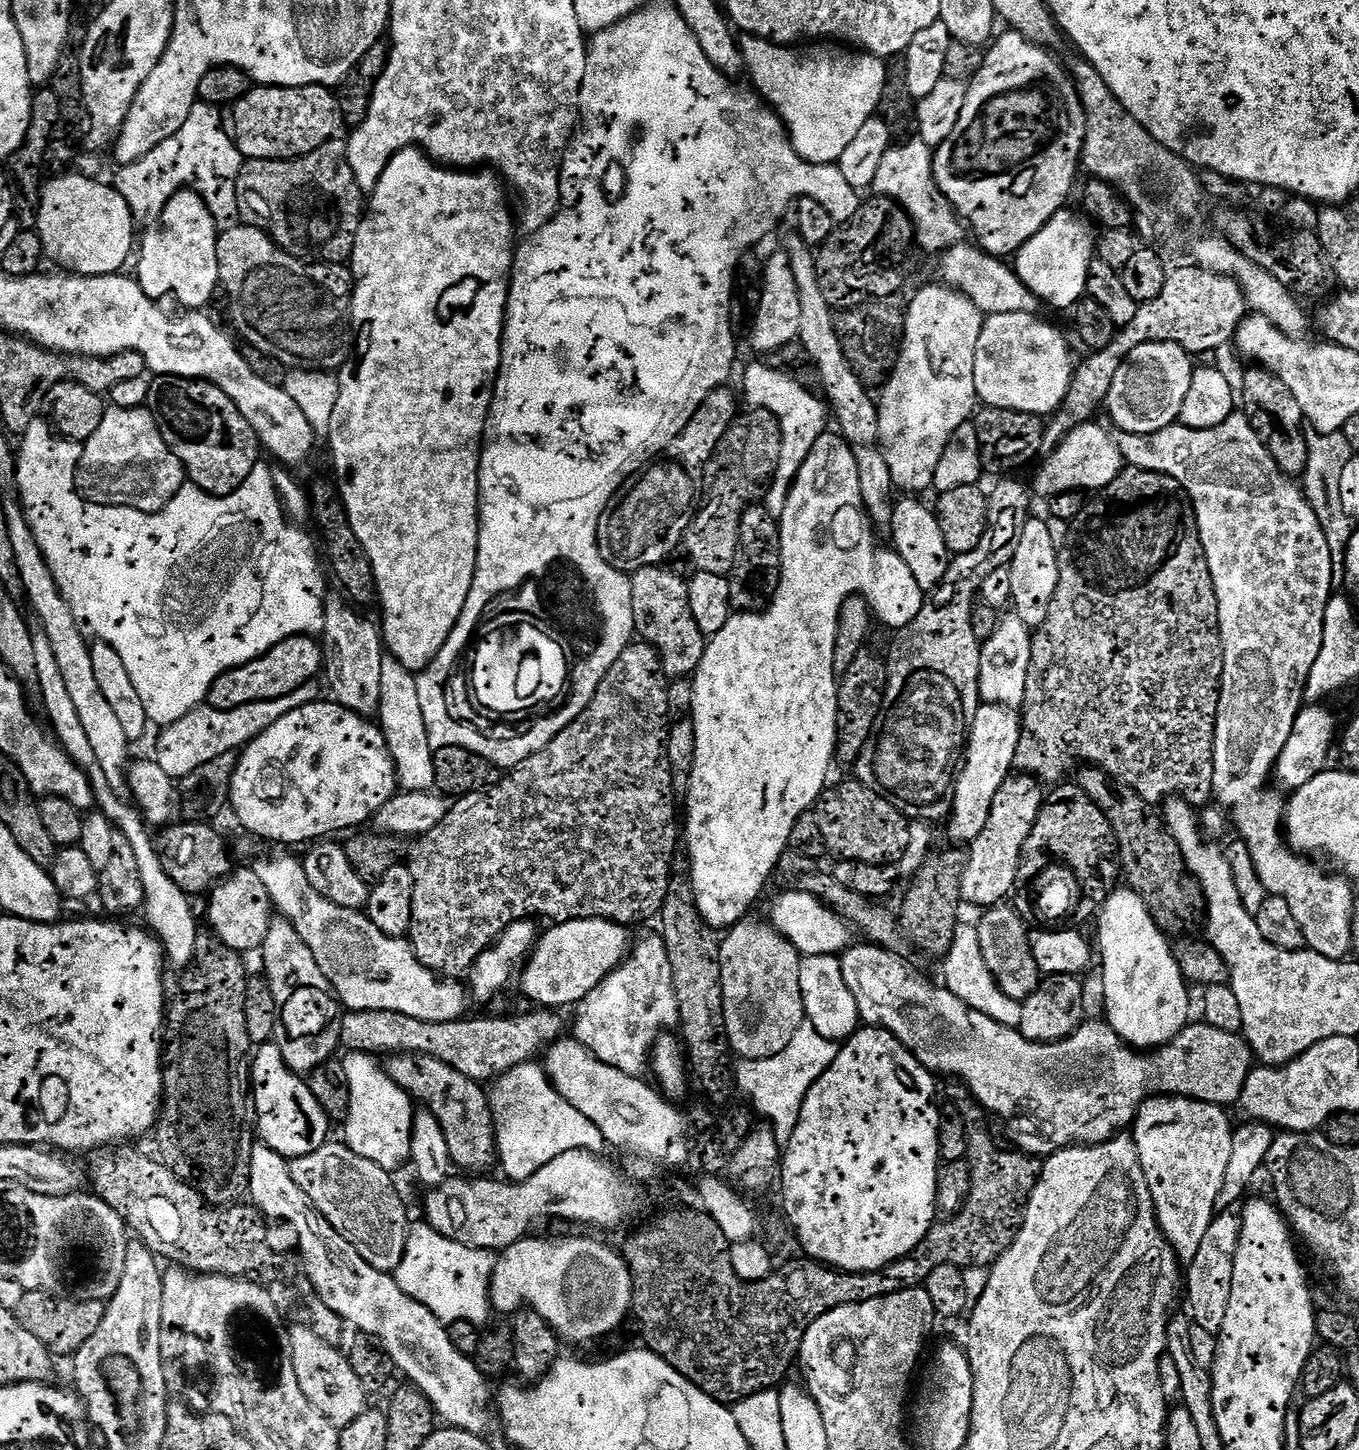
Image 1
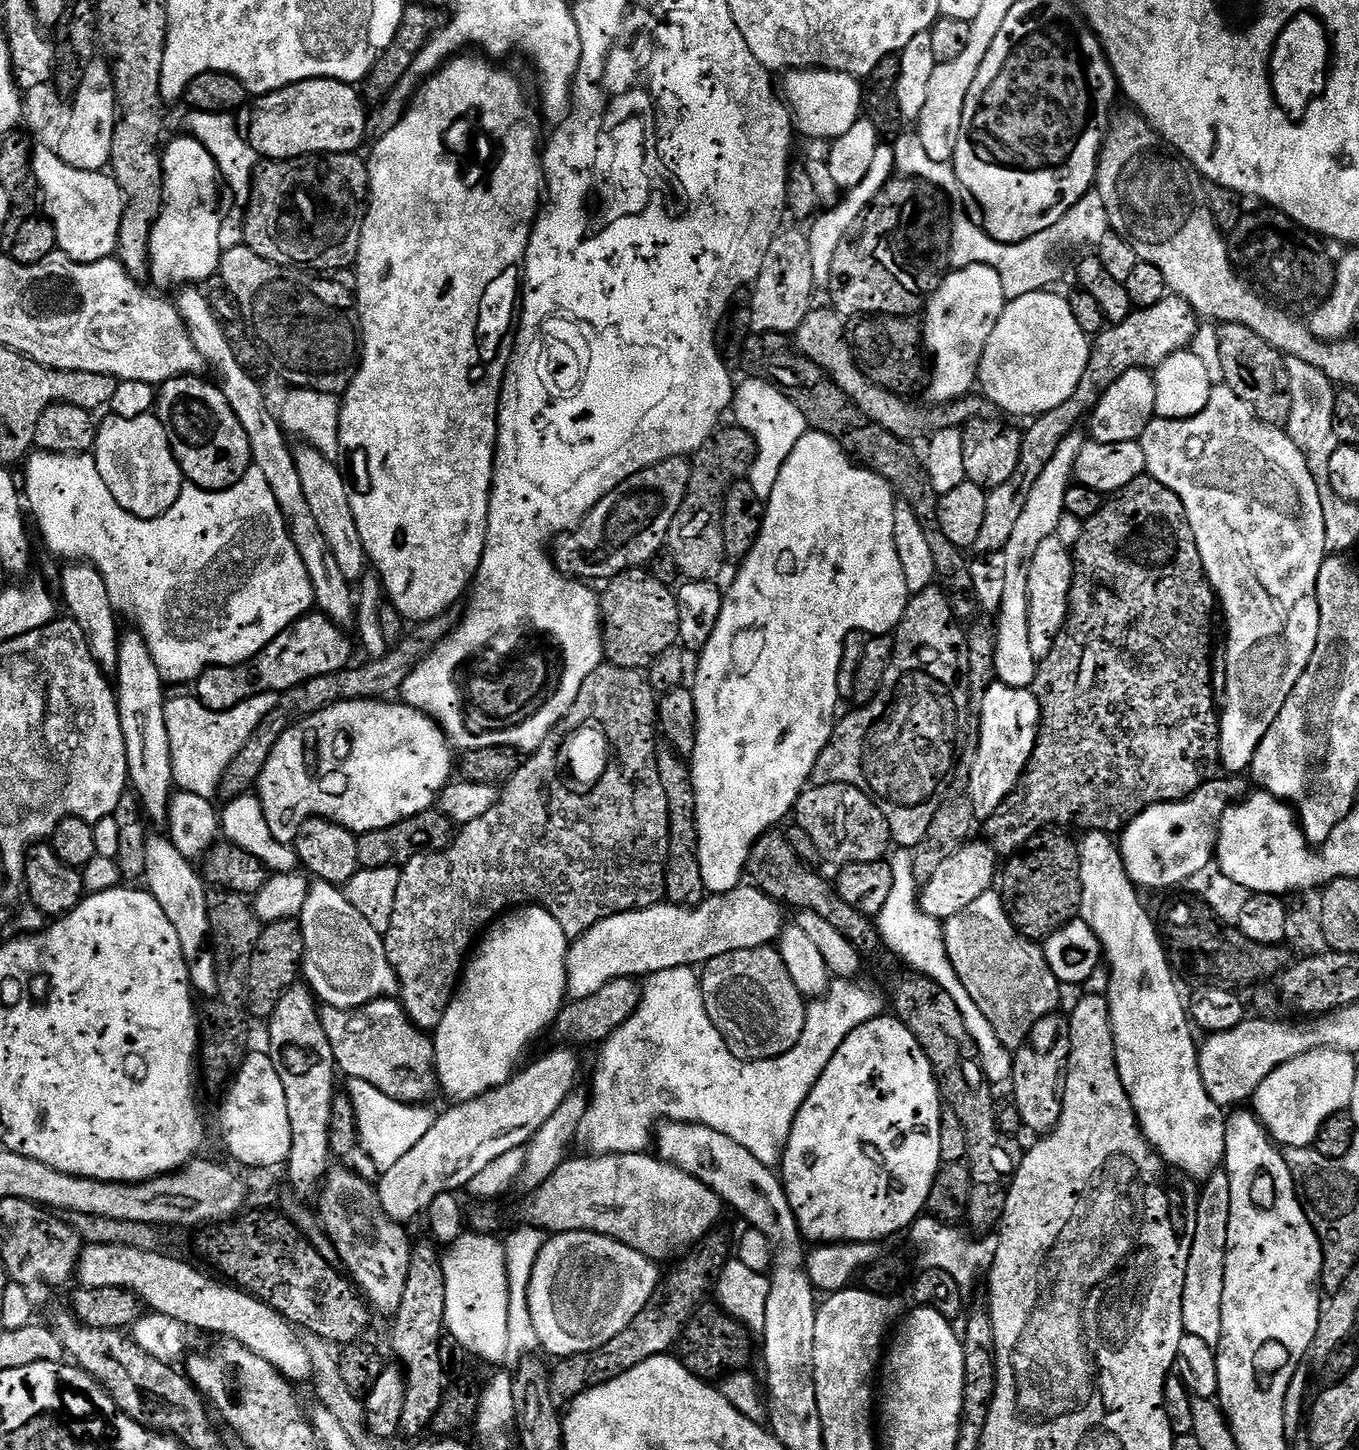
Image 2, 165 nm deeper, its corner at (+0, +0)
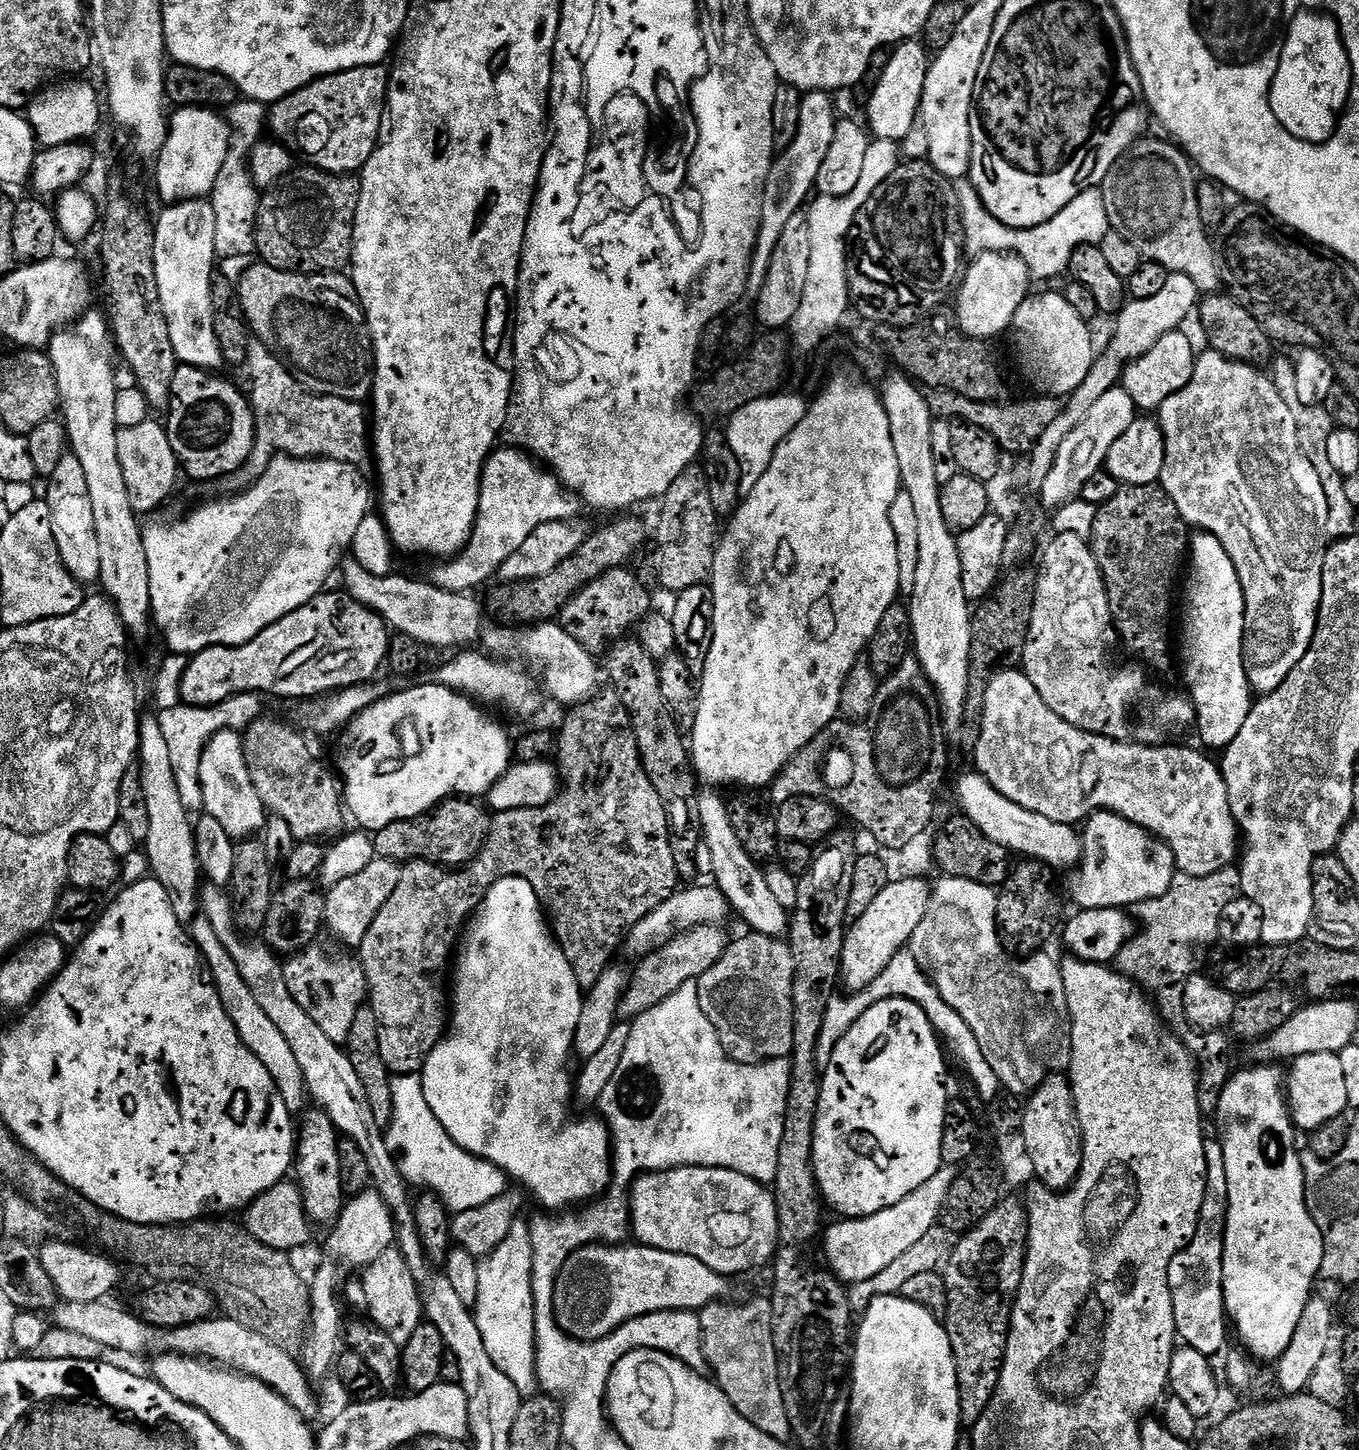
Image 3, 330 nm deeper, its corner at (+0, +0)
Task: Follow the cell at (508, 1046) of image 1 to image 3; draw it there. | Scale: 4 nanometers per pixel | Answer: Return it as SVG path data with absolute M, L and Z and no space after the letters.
M703 924L675 935L665 941L659 948L648 953L639 961L636 970L627 977L624 996L620 999L619 1015L625 1021L631 1022L637 1016L646 1014L646 1010L654 1010L658 1002L666 1002L674 990L682 990L686 982L699 980L718 958L727 950L730 936L724 933L725 929L719 924Z

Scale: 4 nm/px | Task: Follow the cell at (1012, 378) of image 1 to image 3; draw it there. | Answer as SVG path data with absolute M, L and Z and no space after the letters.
M1049 290L1042 292L1041 296L1029 295L1012 320L1011 331L1016 331L1016 360L1020 363L1025 378L1037 388L1037 393L1067 398L1078 390L1078 386L1082 386L1082 382L1086 382L1086 374L1090 374L1092 369L1094 351L1092 352L1092 336L1088 333L1090 324L1078 316L1078 311L1070 306L1064 294Z

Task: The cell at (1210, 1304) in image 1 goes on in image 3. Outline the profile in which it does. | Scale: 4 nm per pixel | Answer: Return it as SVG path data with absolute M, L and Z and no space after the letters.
M1205 1139L1206 1150L1206 1194L1202 1198L1202 1210L1198 1218L1198 1226L1194 1230L1194 1238L1170 1262L1170 1294L1174 1302L1174 1322L1176 1335L1187 1347L1198 1350L1198 1354L1216 1358L1220 1351L1225 1351L1224 1343L1230 1336L1229 1319L1224 1311L1224 1231L1228 1217L1228 1183L1226 1182L1226 1154L1223 1143L1219 1139Z

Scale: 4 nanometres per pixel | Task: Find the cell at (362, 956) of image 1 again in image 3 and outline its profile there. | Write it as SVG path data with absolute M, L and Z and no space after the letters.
M223 731L213 734L205 746L201 758L201 788L204 798L203 811L213 816L233 842L247 840L253 835L252 812L265 811L254 782L250 782L250 770L244 757L244 742L239 731Z

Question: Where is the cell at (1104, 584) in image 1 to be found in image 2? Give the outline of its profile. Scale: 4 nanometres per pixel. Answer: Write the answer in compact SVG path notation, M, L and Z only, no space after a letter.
M1147 474L1134 478L1134 482L1130 482L1119 492L1109 495L1105 499L1104 505L1098 510L1098 514L1094 514L1094 518L1083 521L1081 530L1081 538L1074 547L1074 571L1072 573L1072 589L1068 595L1068 619L1062 629L1062 634L1056 637L1052 648L1048 655L1039 661L1036 669L1036 677L1032 683L1031 692L1036 695L1036 701L1040 707L1040 730L1036 733L1036 745L1032 751L1032 757L1028 763L1027 769L1020 778L1014 791L1011 792L1002 802L1002 806L998 806L994 814L985 819L984 832L987 843L995 849L997 855L1002 858L1010 858L1016 853L1025 849L1039 835L1041 830L1055 827L1054 824L1068 824L1073 820L1076 824L1081 824L1084 830L1107 829L1108 812L1128 812L1127 814L1135 814L1137 812L1145 812L1151 804L1167 804L1174 800L1186 800L1193 792L1197 792L1203 784L1213 775L1212 772L1218 768L1220 764L1220 726L1218 723L1218 704L1212 701L1212 615L1217 615L1218 601L1216 593L1212 591L1212 584L1208 581L1206 570L1202 566L1202 554L1198 554L1198 542L1194 538L1194 530L1188 521L1186 514L1186 506L1182 506L1182 502L1178 498L1178 494L1174 494L1174 490L1170 490L1166 486L1162 486L1162 482L1158 482L1153 476Z

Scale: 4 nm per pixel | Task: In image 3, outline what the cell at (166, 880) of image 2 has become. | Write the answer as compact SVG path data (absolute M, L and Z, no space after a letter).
M202 914L197 915L190 924L190 935L207 971L208 968L212 971L211 983L216 985L216 993L220 996L226 1014L230 1014L230 1022L234 1022L234 1030L238 1030L241 1042L252 1051L254 1058L258 1058L258 1062L262 1062L262 1066L266 1066L270 1078L274 1078L274 1086L278 1094L282 1094L282 1102L286 1102L286 1110L293 1114L299 1114L300 1111L303 1113L304 1103L309 1103L310 1100L308 1087L302 1070L298 1067L298 1061L294 1059L294 1053L286 1043L285 1036L278 1031L278 1026L274 1026L274 1022L270 1022L270 1017L264 1013L262 1006L258 1006L254 994L250 994L250 986L246 986L242 974L238 974L238 966L234 958L230 958L226 946L222 946L218 934L214 934L212 923Z

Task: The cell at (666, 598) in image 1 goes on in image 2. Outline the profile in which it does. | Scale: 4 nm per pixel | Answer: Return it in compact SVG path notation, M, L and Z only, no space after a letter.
M641 566L638 568L631 568L626 570L622 574L613 576L611 580L607 581L606 587L608 588L605 592L602 592L602 637L604 636L604 648L602 644L602 652L605 652L607 663L616 664L619 668L635 668L637 670L644 670L652 664L653 661L659 659L664 651L670 650L671 647L674 647L678 644L680 640L680 601L678 599L677 593L672 592L659 580L656 576L651 576L648 573L649 569L647 567Z

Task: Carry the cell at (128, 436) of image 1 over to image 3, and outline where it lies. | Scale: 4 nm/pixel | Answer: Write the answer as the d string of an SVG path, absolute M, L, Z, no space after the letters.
M156 418L142 422L142 426L126 426L118 431L118 462L122 462L122 478L126 478L126 490L130 494L130 506L138 514L152 512L160 508L168 500L168 495L176 488L176 472L178 476L178 461L170 446L167 427L160 424Z

